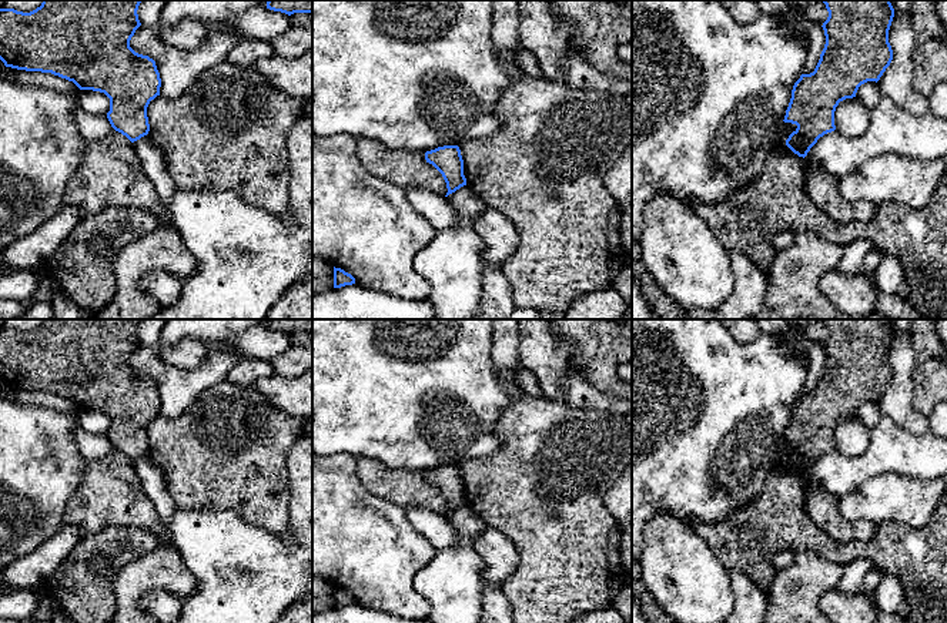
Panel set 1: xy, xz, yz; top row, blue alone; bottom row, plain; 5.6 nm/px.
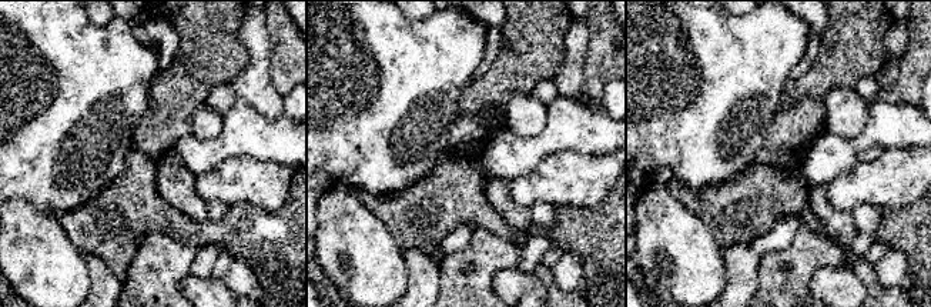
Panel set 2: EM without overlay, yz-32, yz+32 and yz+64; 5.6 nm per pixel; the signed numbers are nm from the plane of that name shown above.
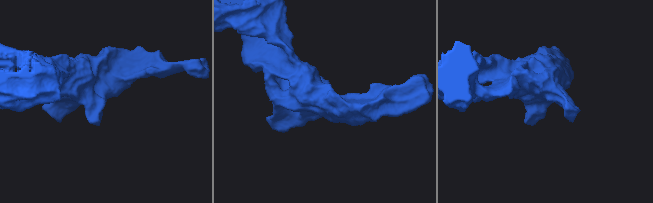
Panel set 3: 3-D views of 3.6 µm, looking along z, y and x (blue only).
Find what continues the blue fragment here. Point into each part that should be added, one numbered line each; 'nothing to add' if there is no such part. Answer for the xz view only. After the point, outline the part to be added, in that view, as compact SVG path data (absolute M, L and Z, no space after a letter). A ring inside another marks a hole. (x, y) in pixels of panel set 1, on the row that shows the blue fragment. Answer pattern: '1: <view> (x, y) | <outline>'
nothing to add

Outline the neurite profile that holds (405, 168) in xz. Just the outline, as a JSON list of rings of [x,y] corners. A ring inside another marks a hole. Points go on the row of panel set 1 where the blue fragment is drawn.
[[[371,138],[357,140],[357,155],[371,174],[402,188],[418,187],[446,195],[442,174],[425,160],[421,151],[392,151]]]

